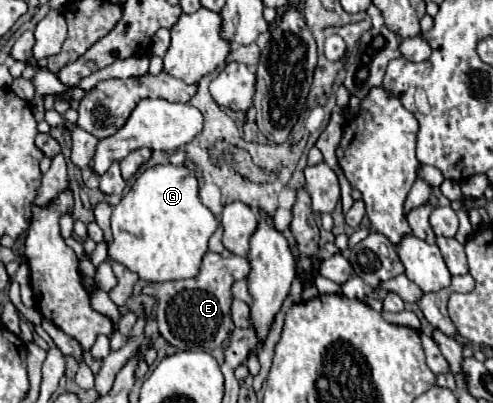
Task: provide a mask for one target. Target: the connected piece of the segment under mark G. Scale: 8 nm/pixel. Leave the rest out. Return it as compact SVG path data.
M156 165L144 171L130 193L114 205L108 259L126 265L148 283L196 277L200 273L202 257L208 251L208 239L216 227L216 217L198 197L194 173L182 165Z

